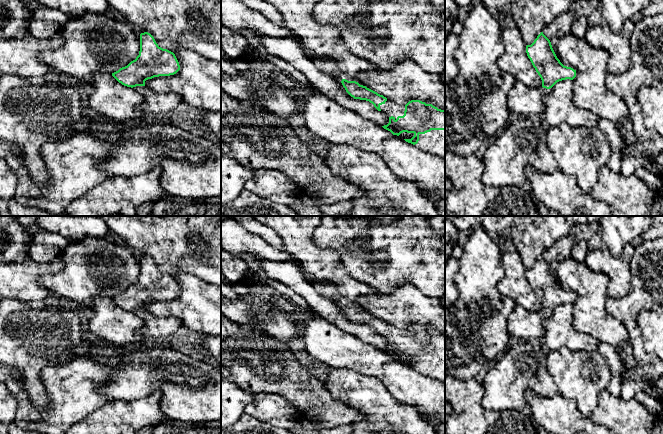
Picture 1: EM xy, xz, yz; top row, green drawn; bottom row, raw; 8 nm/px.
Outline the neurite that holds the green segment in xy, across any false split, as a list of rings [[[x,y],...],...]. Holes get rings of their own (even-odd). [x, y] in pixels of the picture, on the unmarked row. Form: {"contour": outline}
{"contour": [[[144,256],[140,258],[140,275],[135,284],[127,290],[120,292],[112,297],[112,300],[122,309],[127,311],[145,310],[145,305],[159,300],[170,300],[180,294],[179,286],[175,278],[167,273],[158,270],[154,261]]]}

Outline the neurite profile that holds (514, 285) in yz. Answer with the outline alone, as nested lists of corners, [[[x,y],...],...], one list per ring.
[[[516,251],[501,253],[500,261],[504,277],[497,283],[498,291],[528,311],[542,311],[542,304],[527,280],[527,269],[520,255]]]

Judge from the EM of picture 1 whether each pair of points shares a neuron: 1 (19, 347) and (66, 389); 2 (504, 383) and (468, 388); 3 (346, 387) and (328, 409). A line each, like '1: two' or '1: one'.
1: two
2: two
3: two

